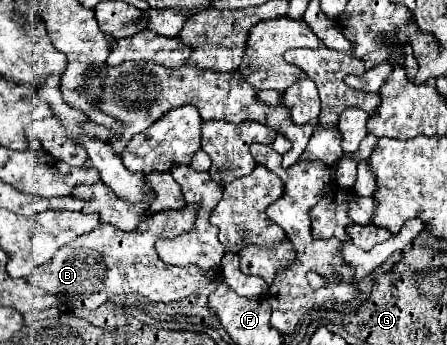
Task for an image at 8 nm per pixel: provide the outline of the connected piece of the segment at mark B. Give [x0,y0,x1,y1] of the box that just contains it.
[28,206,222,316]

